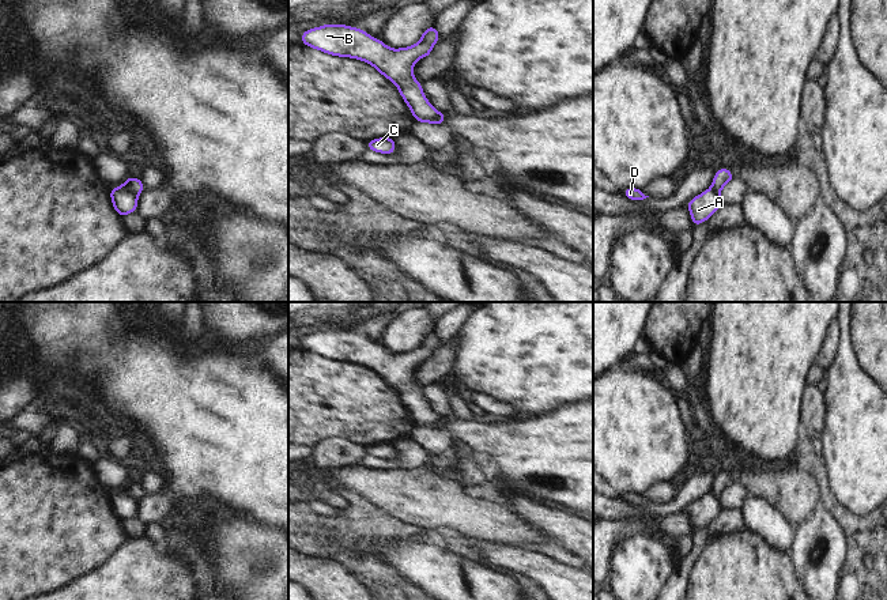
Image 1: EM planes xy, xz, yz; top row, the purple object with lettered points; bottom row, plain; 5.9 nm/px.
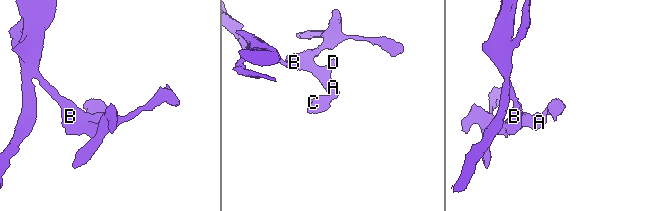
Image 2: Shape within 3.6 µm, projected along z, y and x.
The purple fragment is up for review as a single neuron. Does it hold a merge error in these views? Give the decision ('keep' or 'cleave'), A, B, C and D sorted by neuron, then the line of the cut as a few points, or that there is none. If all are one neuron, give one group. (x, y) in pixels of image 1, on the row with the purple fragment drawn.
cleave; groups A B D / C; cut xy (121, 187), (136, 196)

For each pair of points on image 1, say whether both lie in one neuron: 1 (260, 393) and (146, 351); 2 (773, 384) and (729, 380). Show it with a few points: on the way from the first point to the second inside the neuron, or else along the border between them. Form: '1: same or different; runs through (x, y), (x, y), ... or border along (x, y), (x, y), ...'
1: same; runs through (231, 393), (188, 393), (174, 380)
2: same; runs through (762, 384), (755, 380), (740, 380)

